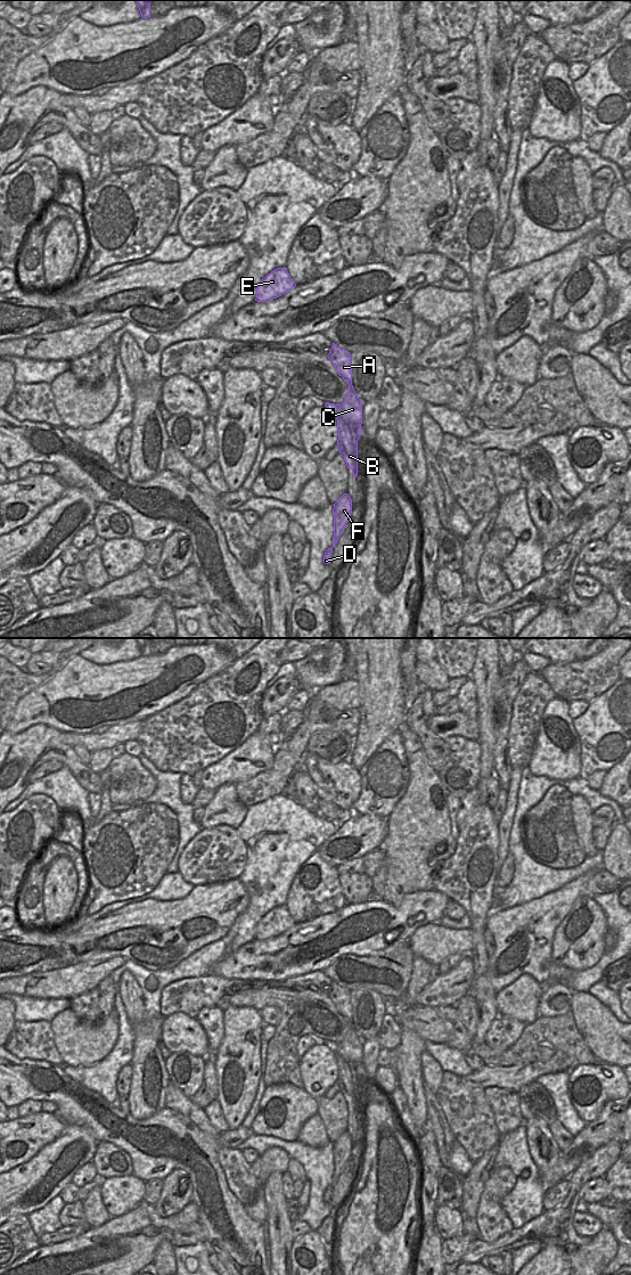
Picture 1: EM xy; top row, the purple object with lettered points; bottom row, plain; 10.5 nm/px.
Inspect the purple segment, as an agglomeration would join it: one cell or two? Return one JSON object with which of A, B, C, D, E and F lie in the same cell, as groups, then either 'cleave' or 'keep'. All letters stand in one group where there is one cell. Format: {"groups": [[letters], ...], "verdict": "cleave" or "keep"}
{"groups": [["A", "C", "D", "E", "F"], ["B"]], "verdict": "cleave"}

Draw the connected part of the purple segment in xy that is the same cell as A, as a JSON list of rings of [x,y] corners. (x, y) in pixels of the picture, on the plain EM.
[[[333,981],[330,991],[327,995],[329,999],[334,1002],[338,1013],[342,1014],[343,1017],[346,1019],[349,1022],[349,1030],[345,1035],[343,1051],[351,1060],[351,1066],[357,1071],[355,1086],[358,1100],[358,1078],[362,1071],[362,1039],[357,1033],[352,1023],[351,991],[338,984],[337,982]]]

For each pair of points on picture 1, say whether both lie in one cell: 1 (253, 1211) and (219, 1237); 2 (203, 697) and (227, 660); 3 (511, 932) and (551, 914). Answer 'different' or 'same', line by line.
1: different
2: different
3: same

